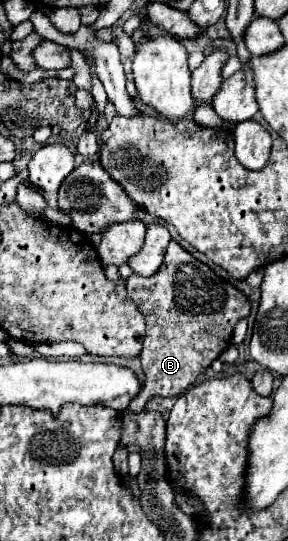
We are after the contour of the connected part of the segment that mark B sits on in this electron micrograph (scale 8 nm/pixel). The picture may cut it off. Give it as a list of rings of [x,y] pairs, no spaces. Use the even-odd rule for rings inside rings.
[[[170,241],[164,263],[152,277],[132,273],[126,289],[146,319],[146,337],[140,355],[146,385],[126,409],[132,413],[140,413],[152,395],[178,397],[188,391],[232,343],[234,325],[250,313],[248,299],[236,287],[194,259],[176,241]]]

